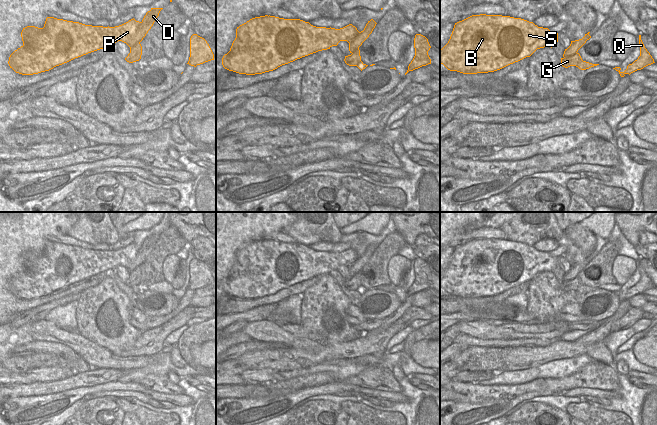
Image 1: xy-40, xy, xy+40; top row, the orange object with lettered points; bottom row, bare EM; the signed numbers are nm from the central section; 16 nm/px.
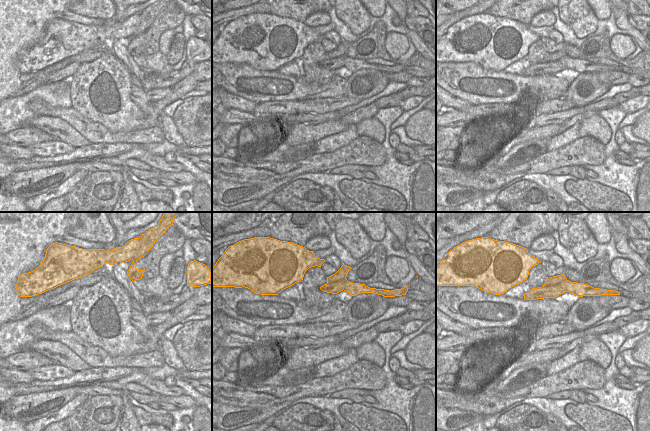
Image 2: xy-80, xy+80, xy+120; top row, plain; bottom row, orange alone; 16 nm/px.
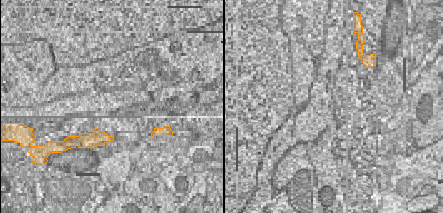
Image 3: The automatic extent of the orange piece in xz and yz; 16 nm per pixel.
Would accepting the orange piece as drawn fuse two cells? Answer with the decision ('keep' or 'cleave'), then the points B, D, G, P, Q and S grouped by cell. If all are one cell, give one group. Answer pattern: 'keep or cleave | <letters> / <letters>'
cleave | B D P Q S / G

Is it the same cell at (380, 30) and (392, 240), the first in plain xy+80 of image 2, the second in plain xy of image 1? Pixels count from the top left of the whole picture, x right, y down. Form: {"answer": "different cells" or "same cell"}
{"answer": "same cell"}

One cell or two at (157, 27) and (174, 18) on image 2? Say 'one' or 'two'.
one

